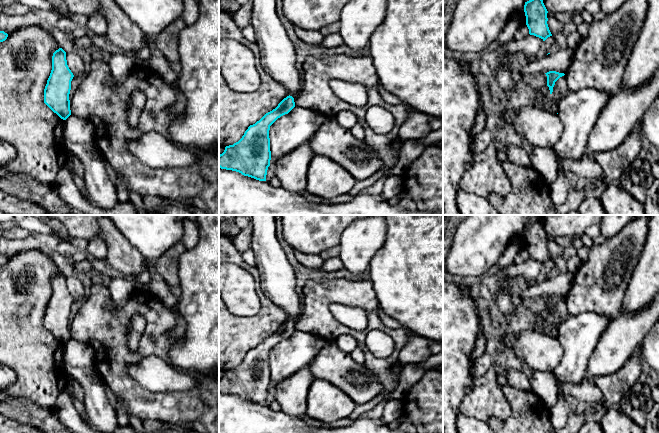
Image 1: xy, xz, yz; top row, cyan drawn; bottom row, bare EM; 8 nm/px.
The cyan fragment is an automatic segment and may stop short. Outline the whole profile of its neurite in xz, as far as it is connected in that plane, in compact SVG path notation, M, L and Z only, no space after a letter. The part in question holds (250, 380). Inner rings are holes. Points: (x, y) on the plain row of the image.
M289 319L275 333L250 349L238 366L226 370L224 376L219 379L219 391L259 405L266 405L271 384L270 350L294 331L294 322Z

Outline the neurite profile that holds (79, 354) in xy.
M71 338L64 344L66 365L77 368L88 368L94 365L95 352L88 343Z

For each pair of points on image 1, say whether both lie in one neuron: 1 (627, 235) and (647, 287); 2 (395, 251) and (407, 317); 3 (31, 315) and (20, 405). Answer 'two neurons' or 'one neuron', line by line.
1: two neurons
2: one neuron
3: two neurons

